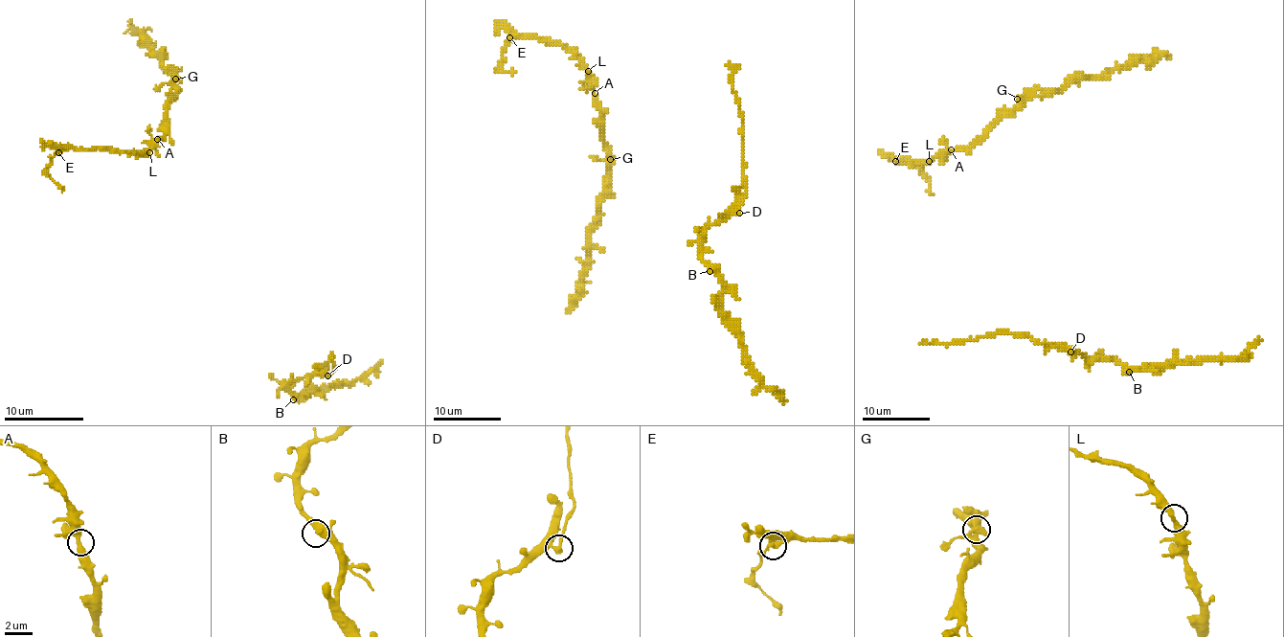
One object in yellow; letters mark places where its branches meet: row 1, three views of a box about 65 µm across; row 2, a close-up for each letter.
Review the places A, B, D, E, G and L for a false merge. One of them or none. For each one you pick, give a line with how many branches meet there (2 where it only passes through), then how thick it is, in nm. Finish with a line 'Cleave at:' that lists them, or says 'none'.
D: Branches: 2. Thickness 300 nm
Cleave at: D

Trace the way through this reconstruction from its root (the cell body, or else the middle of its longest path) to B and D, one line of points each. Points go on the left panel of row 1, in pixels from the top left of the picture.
B: (315, 363), (325, 366), (332, 353), (330, 372), (317, 370), (282, 385), (293, 399)
D: (315, 363), (323, 366), (317, 366), (319, 368), (325, 366), (330, 361), (332, 353), (334, 368), (326, 375)

